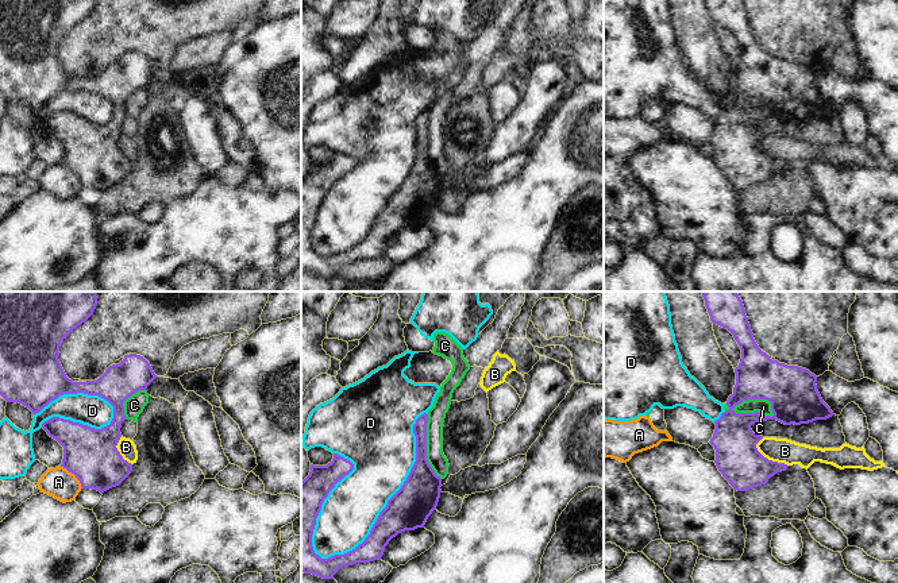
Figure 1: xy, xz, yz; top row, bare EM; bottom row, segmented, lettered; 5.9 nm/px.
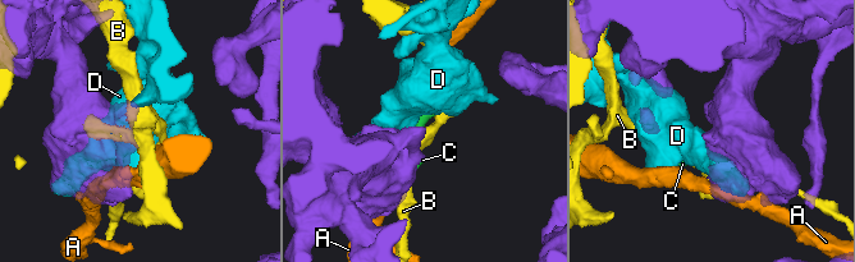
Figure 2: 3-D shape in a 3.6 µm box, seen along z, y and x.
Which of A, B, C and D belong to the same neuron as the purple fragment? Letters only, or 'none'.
none.

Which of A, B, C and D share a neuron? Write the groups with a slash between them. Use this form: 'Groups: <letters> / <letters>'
Groups: A C / B / D.

